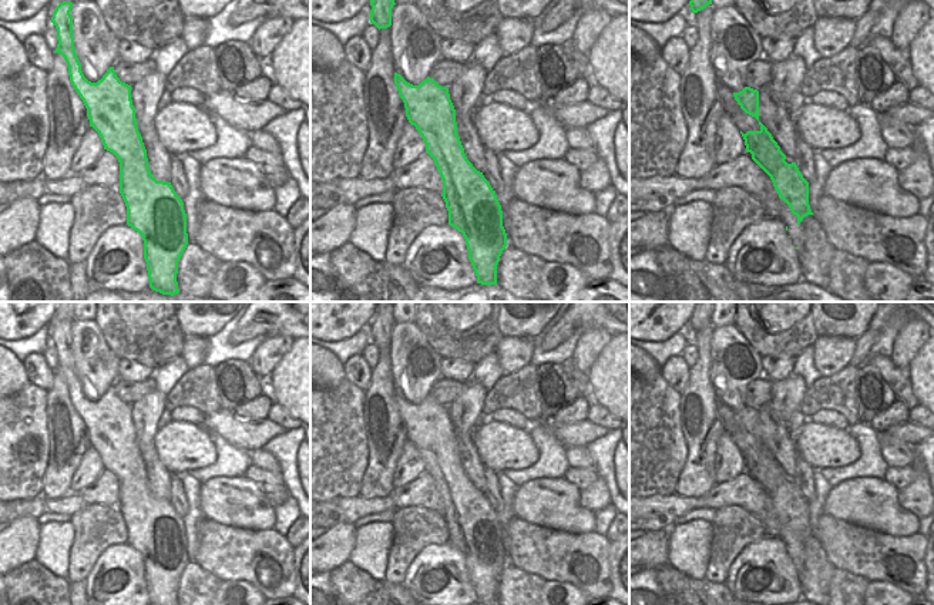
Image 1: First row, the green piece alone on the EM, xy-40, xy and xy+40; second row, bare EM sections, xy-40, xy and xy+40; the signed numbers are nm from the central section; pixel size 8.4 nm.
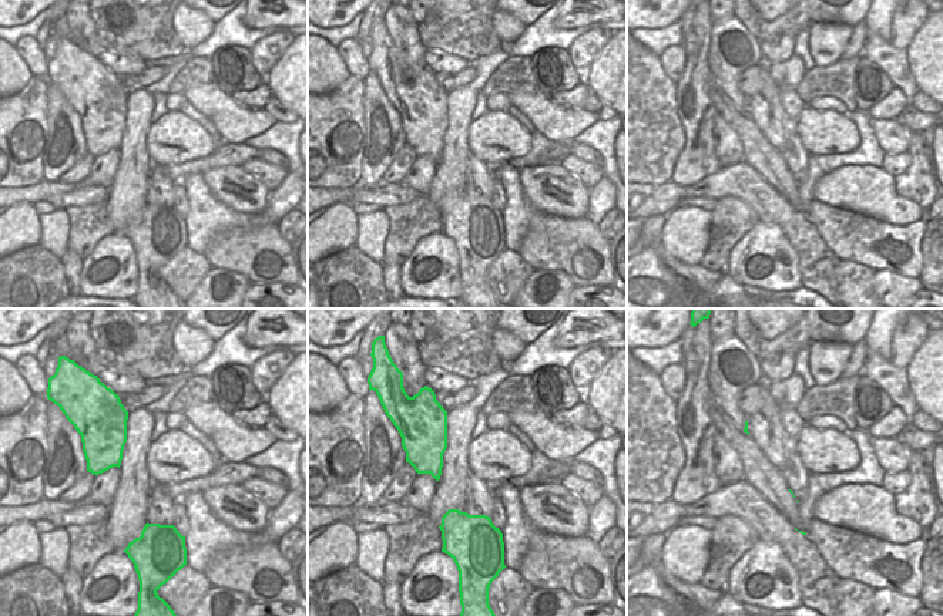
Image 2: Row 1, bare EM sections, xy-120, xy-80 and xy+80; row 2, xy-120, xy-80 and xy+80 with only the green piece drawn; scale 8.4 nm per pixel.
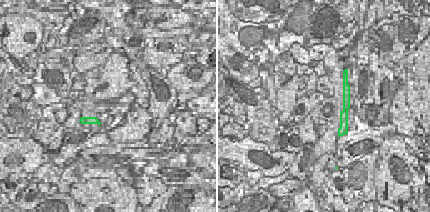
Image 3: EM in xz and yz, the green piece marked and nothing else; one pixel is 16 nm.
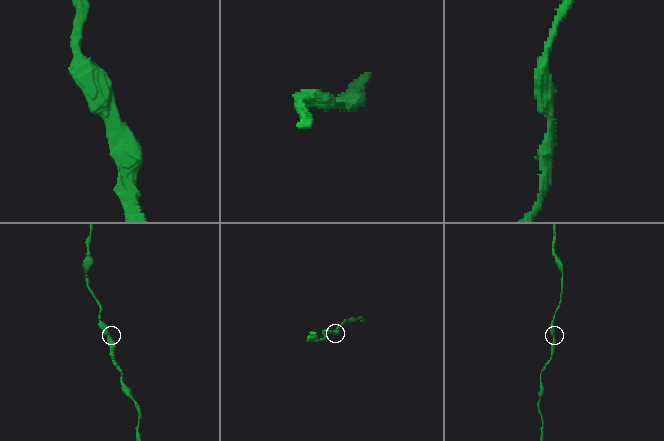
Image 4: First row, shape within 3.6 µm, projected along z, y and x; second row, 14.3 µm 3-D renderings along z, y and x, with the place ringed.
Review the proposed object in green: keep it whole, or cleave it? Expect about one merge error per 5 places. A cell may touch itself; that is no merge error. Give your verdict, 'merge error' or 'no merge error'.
no merge error

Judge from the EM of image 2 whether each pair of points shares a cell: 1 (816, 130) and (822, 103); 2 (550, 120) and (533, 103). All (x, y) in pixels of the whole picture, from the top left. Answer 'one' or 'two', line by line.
1: two
2: one

